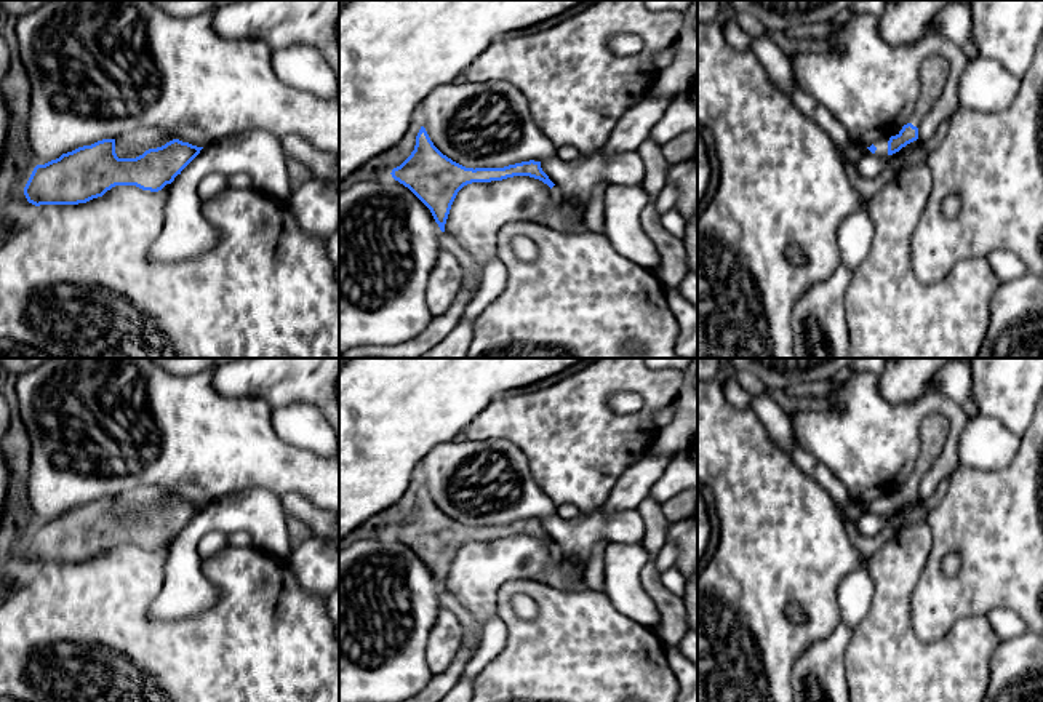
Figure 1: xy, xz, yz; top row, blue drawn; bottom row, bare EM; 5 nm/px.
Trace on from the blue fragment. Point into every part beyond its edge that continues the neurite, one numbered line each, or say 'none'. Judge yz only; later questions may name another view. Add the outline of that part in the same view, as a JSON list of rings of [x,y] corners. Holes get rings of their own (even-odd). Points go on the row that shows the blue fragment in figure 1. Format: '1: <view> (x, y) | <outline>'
1: yz (882, 144) | [[[901,125],[897,130],[894,130],[894,131],[889,131],[886,136],[883,136],[883,138],[880,138],[880,139],[877,139],[875,142],[873,142],[873,146],[877,147],[877,150],[875,150],[875,155],[878,155],[878,157],[889,157],[888,155],[888,141],[889,141],[889,138],[891,136],[896,136],[896,134],[899,134],[899,131],[902,130],[902,126],[904,125]]]

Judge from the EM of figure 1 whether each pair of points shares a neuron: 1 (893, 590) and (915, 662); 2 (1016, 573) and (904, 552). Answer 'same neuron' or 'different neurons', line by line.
1: same neuron
2: different neurons

